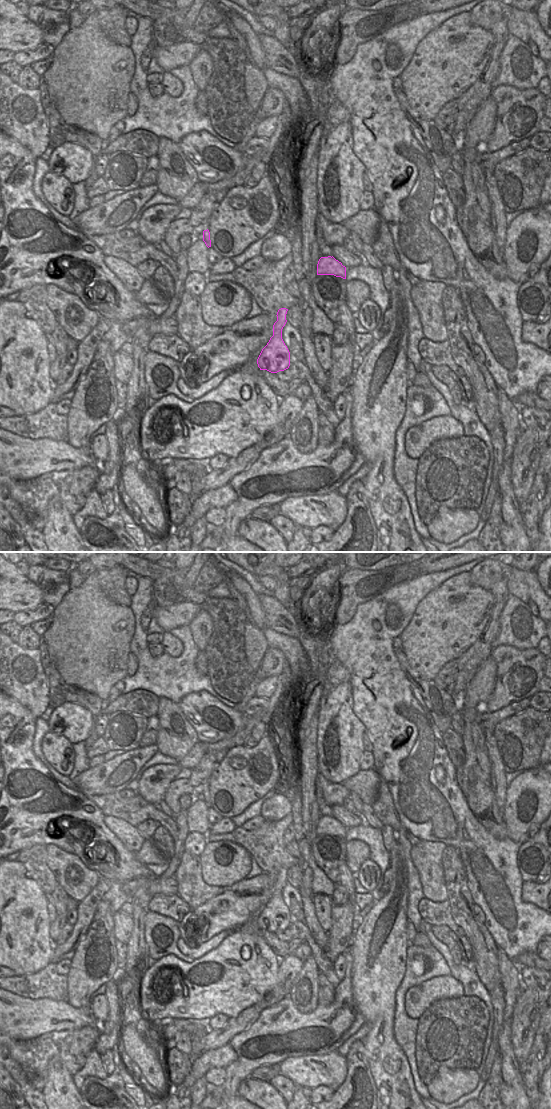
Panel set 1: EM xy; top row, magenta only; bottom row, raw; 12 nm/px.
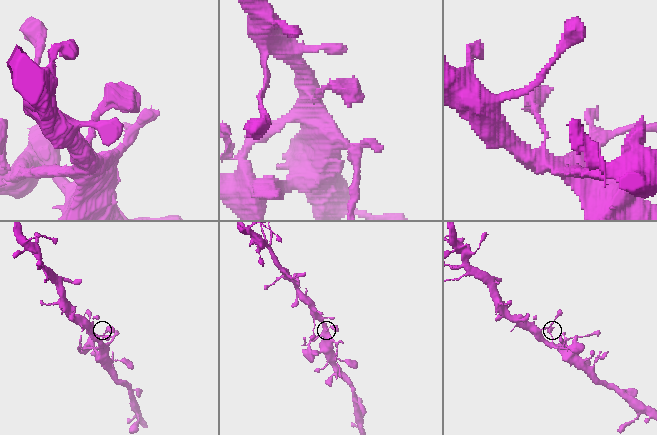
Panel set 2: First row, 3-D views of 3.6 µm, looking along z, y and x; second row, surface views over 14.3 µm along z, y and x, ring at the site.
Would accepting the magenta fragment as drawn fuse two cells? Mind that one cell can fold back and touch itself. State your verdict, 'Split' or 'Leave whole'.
Leave whole.

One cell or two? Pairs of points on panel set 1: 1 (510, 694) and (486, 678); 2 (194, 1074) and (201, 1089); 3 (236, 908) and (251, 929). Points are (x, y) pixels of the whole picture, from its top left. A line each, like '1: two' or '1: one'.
1: two
2: two
3: two

